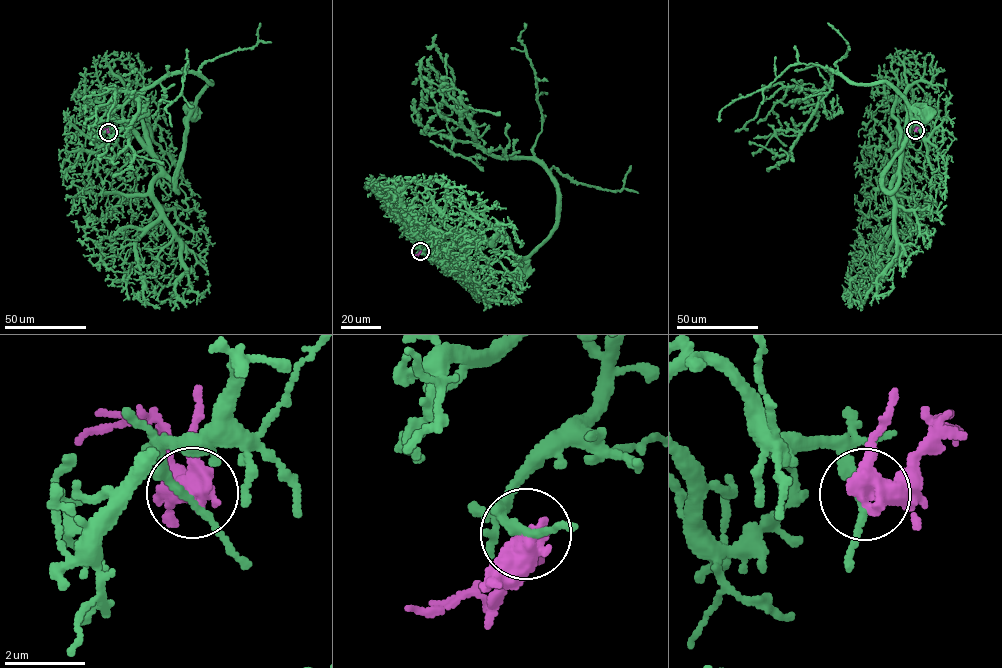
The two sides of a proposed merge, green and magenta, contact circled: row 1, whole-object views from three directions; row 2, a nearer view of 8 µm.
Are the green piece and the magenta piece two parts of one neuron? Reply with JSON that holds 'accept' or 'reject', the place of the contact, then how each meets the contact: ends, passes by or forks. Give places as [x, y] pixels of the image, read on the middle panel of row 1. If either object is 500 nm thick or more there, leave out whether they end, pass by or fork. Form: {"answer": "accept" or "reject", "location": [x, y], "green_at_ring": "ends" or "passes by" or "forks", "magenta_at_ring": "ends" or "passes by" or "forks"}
{"answer": "reject", "location": [420, 251]}

